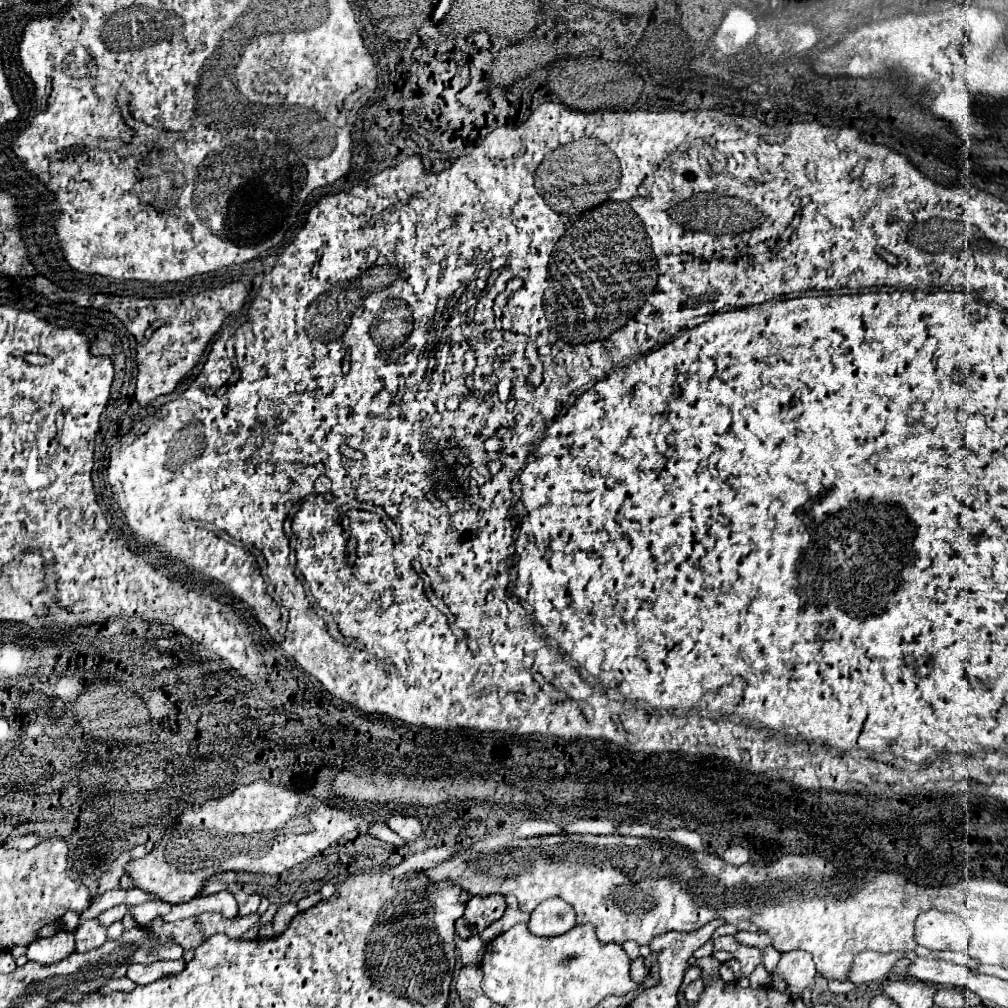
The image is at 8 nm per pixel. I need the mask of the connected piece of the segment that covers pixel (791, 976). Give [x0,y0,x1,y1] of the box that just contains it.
[772,950,816,1002]

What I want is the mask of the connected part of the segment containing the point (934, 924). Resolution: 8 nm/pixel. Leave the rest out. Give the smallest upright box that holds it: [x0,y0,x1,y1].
[916,910,968,950]

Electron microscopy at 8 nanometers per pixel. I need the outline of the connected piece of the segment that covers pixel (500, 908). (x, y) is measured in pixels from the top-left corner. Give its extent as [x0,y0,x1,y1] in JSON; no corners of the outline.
[456,896,504,938]

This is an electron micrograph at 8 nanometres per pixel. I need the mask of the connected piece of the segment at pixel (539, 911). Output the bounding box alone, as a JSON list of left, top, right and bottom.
[528,898,576,936]

